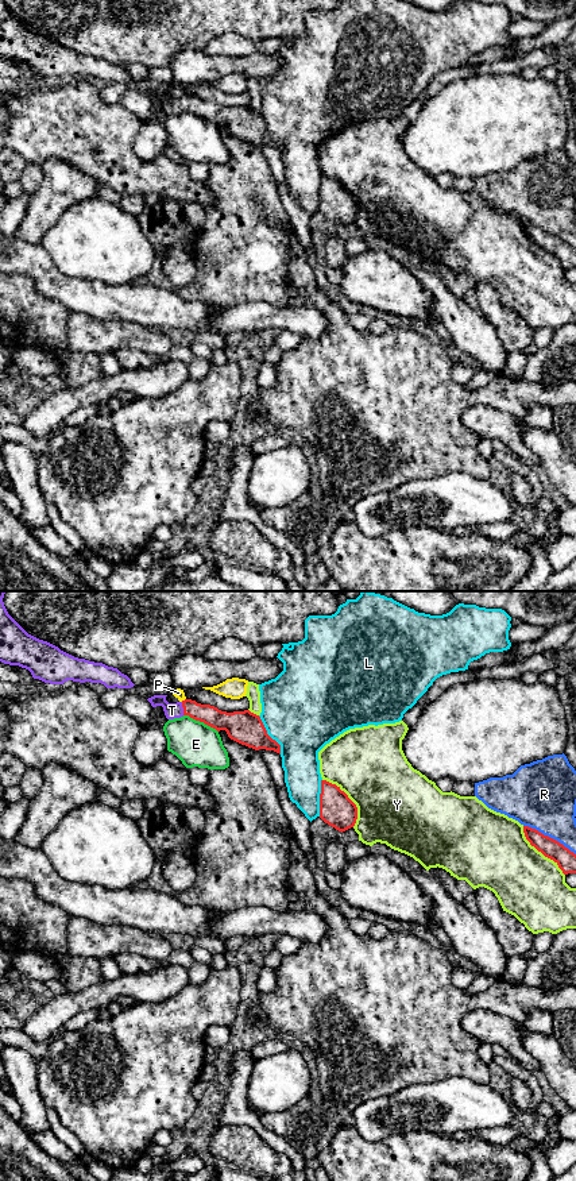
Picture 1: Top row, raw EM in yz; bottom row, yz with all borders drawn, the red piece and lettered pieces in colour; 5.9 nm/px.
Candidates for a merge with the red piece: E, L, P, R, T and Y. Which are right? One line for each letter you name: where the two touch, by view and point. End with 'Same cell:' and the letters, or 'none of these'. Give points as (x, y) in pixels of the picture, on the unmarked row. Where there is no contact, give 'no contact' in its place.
T: yz (184, 104)
Same cell: T

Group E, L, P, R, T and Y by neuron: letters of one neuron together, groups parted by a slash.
E / L / P / R / T / Y

